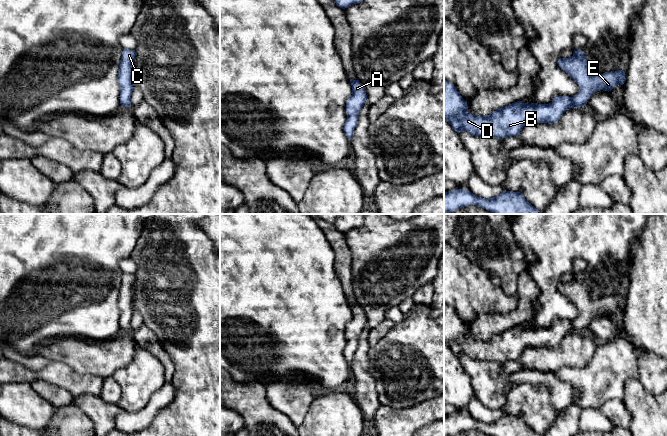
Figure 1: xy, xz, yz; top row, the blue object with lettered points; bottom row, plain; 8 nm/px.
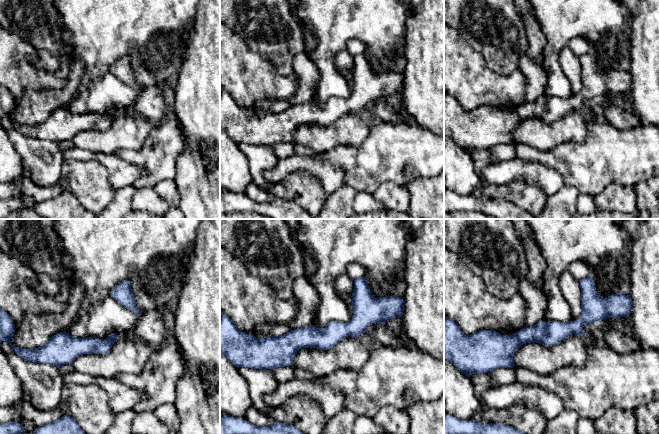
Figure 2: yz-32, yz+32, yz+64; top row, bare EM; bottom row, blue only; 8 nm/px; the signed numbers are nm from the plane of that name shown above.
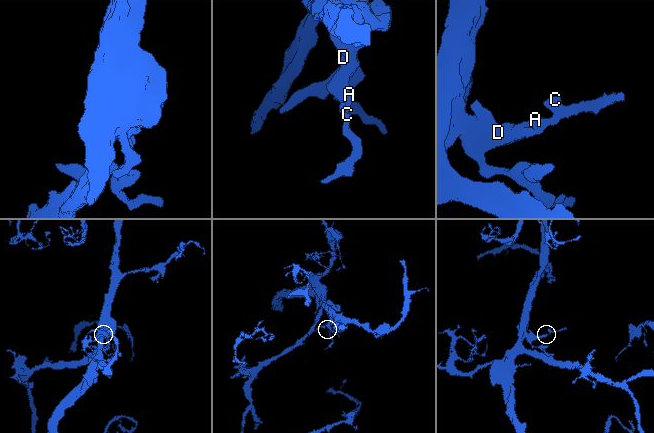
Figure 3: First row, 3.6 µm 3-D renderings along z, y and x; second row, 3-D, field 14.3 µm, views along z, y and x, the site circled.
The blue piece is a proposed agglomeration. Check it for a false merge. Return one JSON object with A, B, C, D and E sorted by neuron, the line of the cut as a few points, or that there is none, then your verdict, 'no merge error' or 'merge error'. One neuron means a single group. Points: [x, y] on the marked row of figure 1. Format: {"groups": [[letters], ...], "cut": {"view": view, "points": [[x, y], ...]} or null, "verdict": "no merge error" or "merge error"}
{"groups": [["A", "B", "C", "D", "E"]], "cut": null, "verdict": "no merge error"}

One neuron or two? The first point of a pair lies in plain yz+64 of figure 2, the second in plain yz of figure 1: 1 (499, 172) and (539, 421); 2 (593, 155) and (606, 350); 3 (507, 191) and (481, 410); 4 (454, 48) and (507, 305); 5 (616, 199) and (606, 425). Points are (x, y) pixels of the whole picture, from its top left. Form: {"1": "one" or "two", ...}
{"1": "two", "2": "one", "3": "two", "4": "one", "5": "two"}

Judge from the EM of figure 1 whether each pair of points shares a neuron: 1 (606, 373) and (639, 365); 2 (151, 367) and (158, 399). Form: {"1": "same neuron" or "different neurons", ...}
{"1": "same neuron", "2": "different neurons"}

